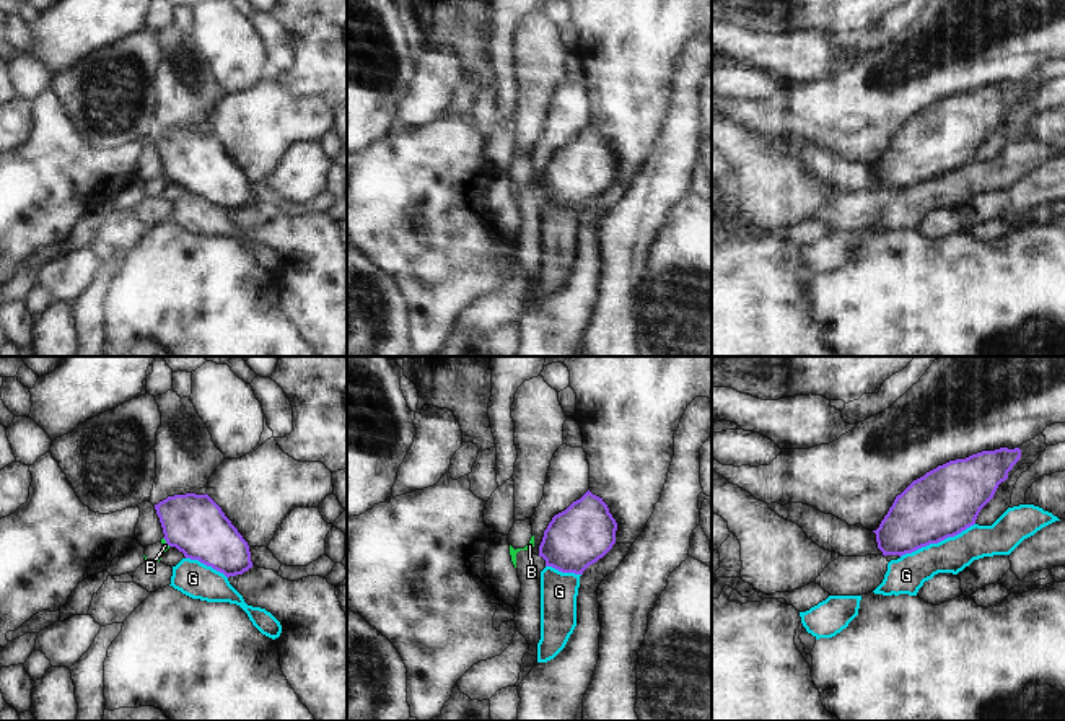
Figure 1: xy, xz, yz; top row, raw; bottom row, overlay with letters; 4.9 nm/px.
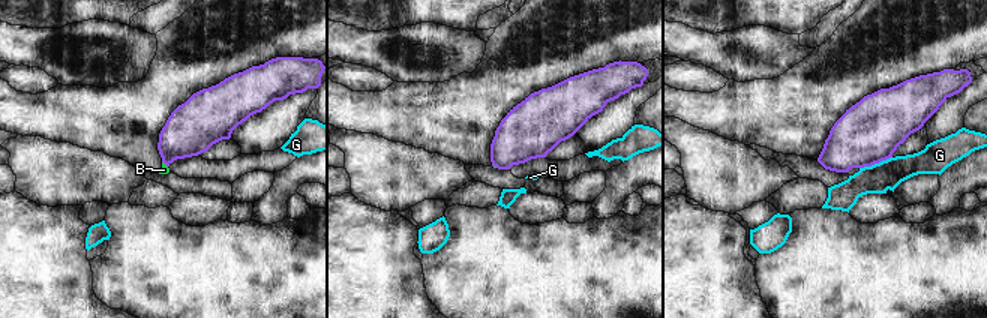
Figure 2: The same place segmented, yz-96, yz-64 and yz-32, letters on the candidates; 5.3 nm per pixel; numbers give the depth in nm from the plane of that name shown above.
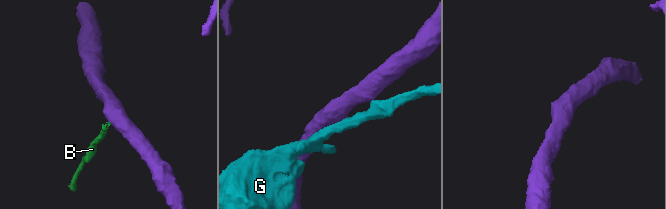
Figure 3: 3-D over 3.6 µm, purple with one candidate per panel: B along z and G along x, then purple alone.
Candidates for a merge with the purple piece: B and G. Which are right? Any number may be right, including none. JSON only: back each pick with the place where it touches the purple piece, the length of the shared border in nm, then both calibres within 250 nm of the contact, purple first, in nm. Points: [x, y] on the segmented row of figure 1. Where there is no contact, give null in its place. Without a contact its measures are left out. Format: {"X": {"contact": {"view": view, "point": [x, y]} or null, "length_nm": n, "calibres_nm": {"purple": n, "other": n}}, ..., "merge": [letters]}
{"merge": []}

